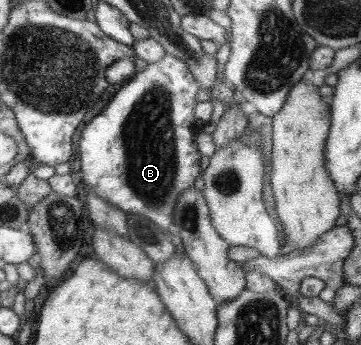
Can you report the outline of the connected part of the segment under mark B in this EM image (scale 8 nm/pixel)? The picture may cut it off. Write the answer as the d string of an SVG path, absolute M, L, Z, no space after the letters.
M165 53L156 63L135 73L81 132L79 159L83 183L107 203L119 207L126 215L141 215L161 227L161 231L177 234L173 223L173 211L181 193L194 185L205 158L195 142L194 125L196 95L199 92L197 79L189 73L186 64L177 57Z

